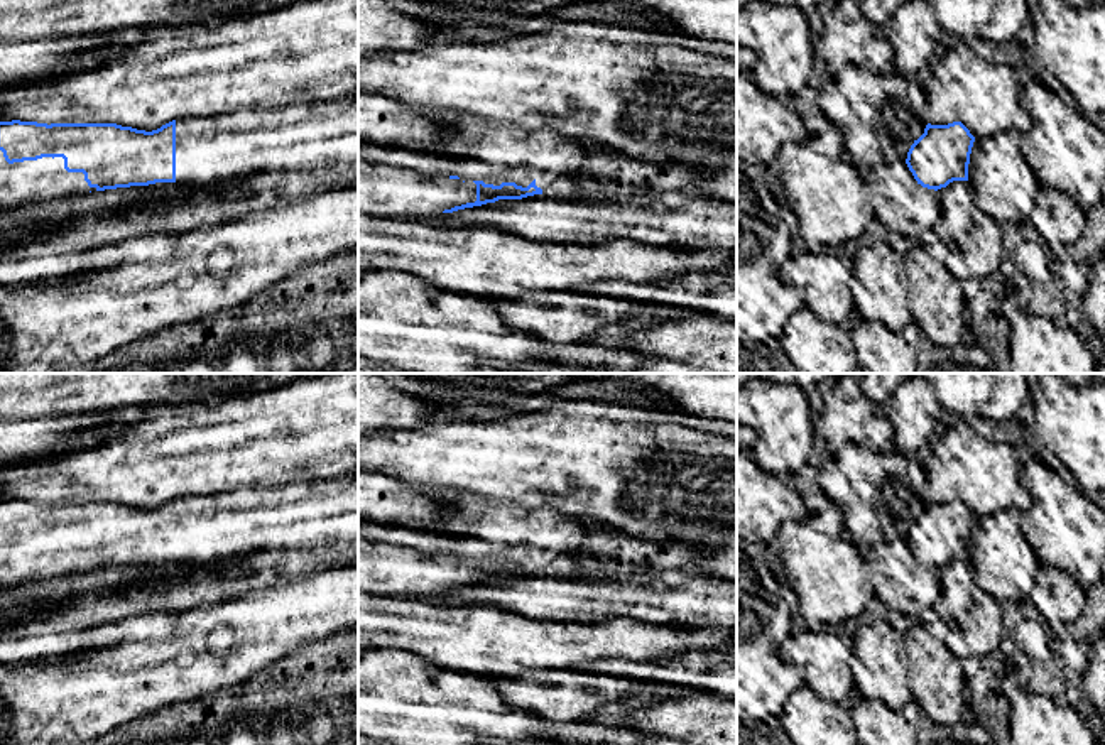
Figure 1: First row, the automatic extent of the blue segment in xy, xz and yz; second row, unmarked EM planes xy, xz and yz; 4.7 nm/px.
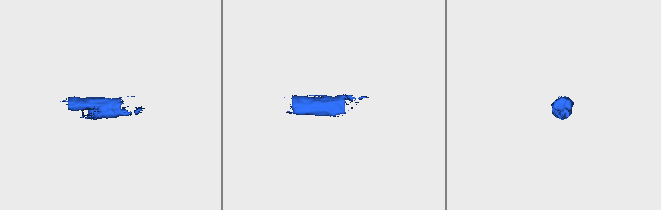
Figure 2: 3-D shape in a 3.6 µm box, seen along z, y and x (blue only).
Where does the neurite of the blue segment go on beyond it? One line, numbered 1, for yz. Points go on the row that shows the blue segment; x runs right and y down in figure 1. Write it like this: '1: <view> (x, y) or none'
1: none

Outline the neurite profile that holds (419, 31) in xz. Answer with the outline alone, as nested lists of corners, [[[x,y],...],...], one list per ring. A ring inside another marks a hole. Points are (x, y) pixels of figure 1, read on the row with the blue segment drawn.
[[[358,0],[358,61],[431,46],[439,27],[397,12],[387,0]]]

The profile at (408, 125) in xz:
[[[358,91],[358,139],[370,139],[378,144],[438,144],[449,133],[448,125],[411,111],[404,103]]]

